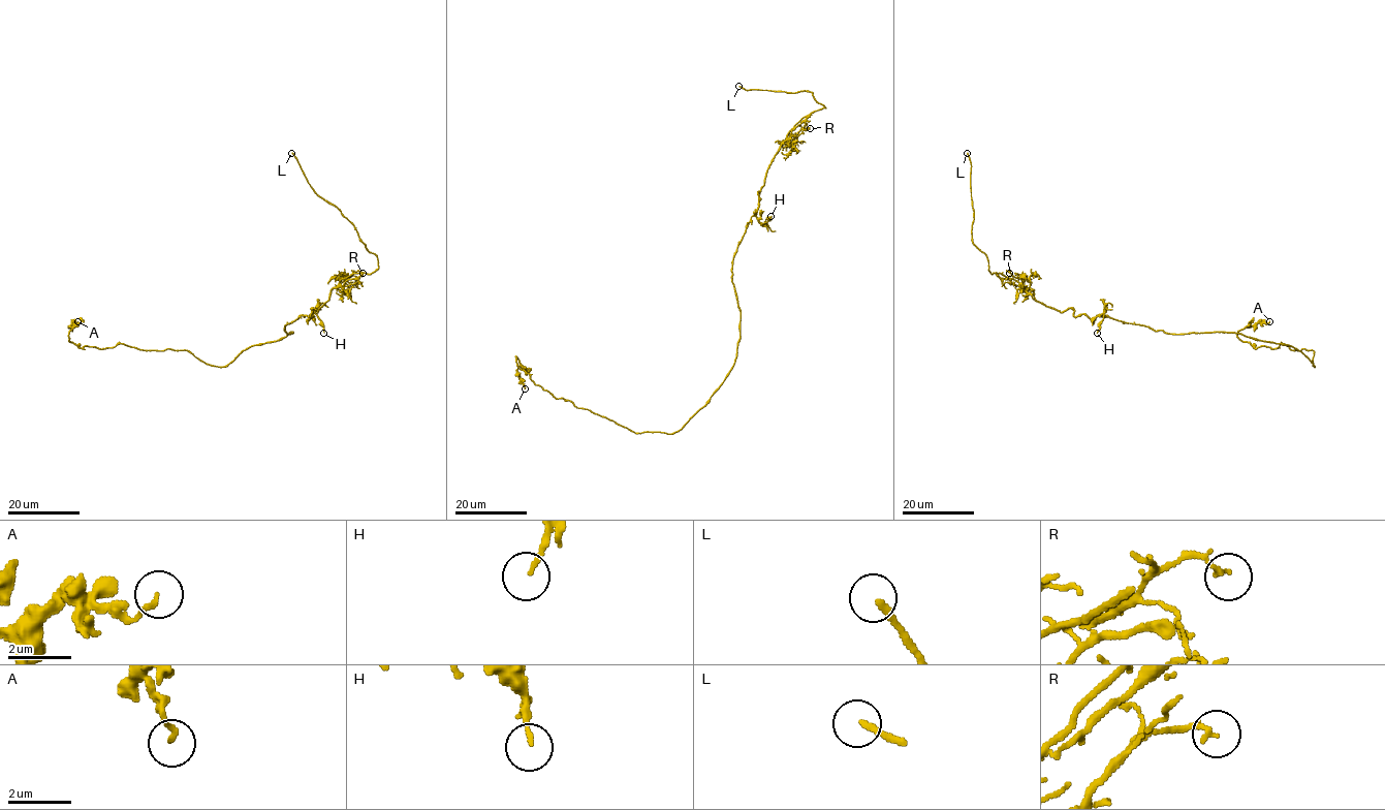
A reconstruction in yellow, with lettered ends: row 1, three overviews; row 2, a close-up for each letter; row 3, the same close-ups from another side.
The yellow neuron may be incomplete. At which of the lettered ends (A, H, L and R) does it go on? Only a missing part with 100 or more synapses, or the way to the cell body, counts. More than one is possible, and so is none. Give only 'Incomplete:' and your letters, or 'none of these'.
Incomplete: L

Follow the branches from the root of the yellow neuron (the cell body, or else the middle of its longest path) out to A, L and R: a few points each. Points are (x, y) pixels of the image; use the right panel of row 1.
A: (1178, 334), (1228, 332), (1282, 343), (1315, 366), (1312, 350), (1254, 348), (1237, 337), (1269, 321)
L: (1178, 334), (1104, 315), (1075, 316), (992, 274), (973, 242), (967, 153)
R: (1178, 334), (1154, 331), (1104, 315), (1075, 316), (1071, 309), (1048, 308), (1021, 286), (1024, 278), (1009, 273)

